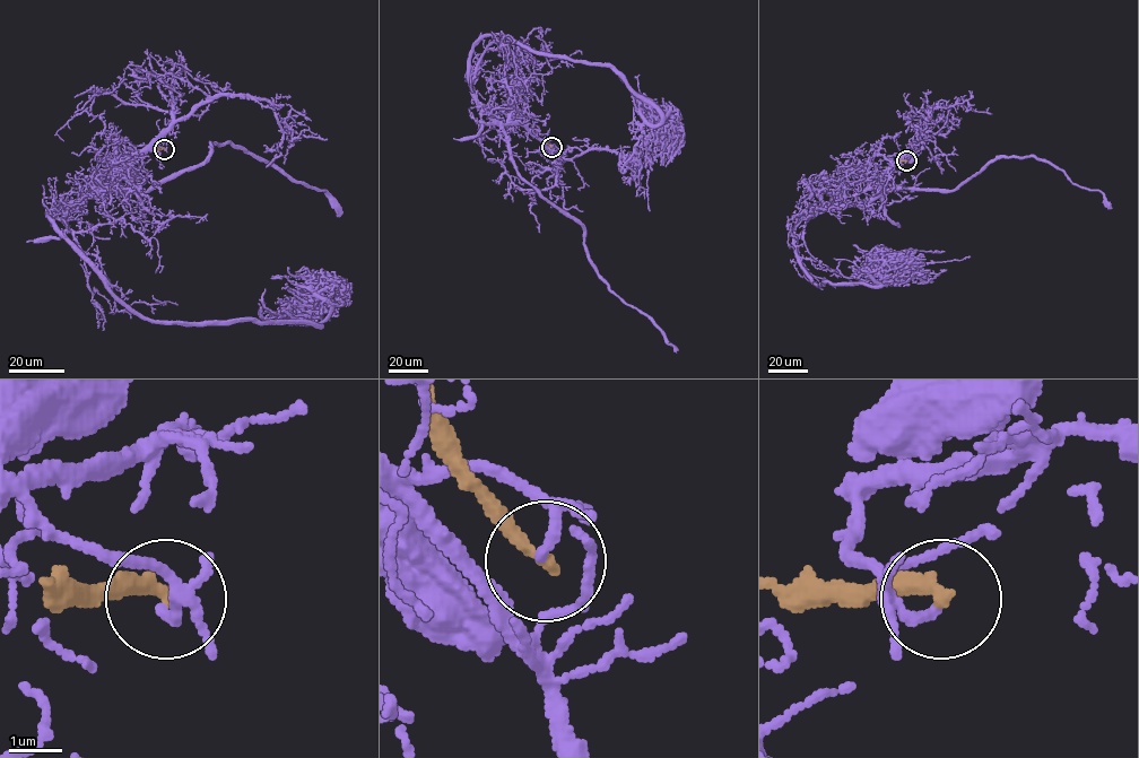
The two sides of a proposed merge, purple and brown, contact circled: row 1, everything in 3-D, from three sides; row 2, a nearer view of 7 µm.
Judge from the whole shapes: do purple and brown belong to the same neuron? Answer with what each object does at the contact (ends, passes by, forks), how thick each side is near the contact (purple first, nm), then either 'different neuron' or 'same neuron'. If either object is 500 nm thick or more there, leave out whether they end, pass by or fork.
purple ends there; brown ends there; 200 nm thick on the purple side, 280 nm on the other; different neuron

